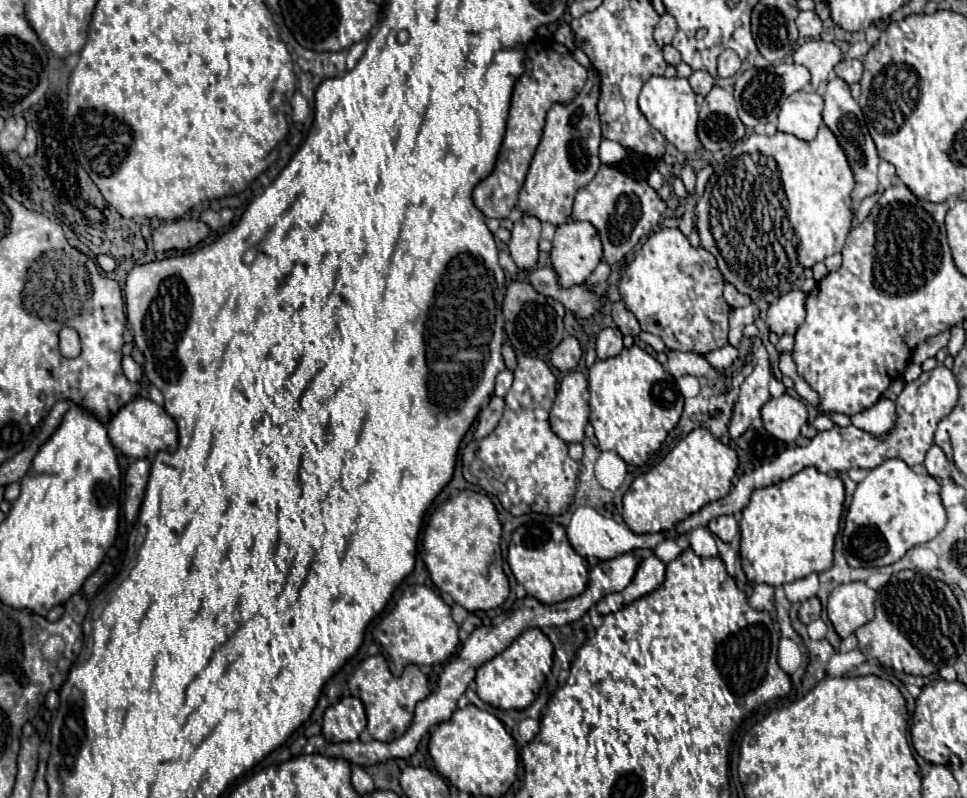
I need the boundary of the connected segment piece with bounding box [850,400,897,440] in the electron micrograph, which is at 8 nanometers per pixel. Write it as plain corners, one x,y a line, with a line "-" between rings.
879,400
873,410
867,410
859,416
850,416
852,425
871,432
877,440
883,440
897,424
897,412
895,402
891,400

